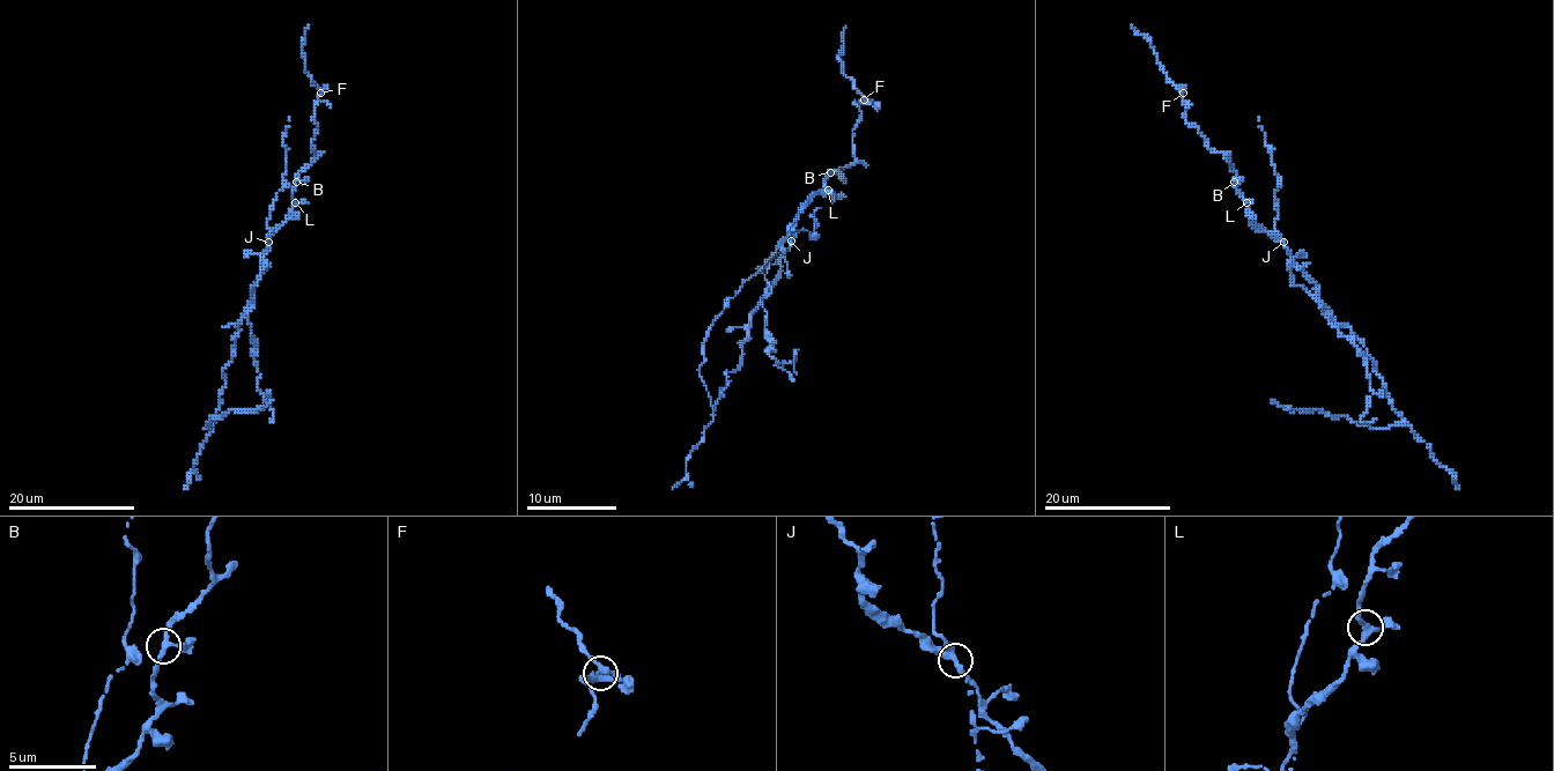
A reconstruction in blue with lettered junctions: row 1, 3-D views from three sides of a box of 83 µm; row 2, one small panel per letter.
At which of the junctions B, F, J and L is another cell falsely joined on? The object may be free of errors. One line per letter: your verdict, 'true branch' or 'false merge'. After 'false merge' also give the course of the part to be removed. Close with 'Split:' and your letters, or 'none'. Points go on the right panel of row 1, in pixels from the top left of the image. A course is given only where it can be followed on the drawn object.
B: true branch
F: true branch
J: false merge; foreign part runs (1284, 242), (1293, 283), (1307, 291), (1339, 334), (1363, 355), (1373, 391), (1360, 420), (1377, 420)
L: true branch
Split: J

